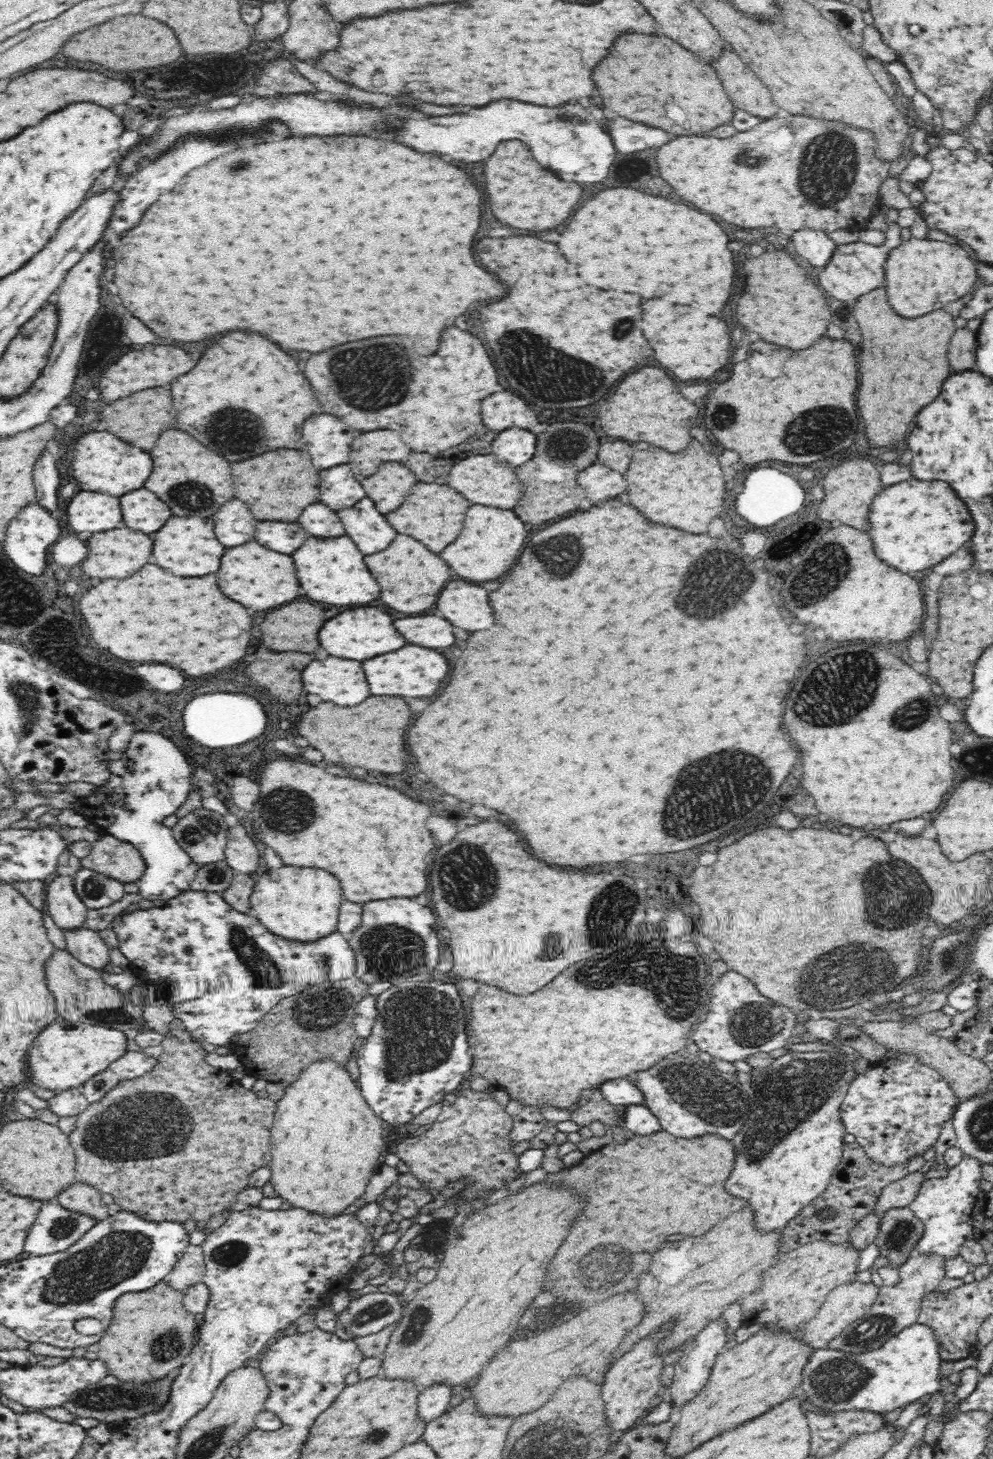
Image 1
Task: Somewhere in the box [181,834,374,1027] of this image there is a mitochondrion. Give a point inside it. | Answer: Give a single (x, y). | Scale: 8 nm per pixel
(265, 970)

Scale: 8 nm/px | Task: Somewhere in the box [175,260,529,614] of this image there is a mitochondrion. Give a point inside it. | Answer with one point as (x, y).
(370, 376)

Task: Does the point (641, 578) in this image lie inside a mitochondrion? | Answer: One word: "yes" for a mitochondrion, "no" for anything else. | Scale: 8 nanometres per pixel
no

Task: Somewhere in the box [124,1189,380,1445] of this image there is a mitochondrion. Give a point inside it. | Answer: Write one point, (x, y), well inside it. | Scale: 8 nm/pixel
(165, 1347)

